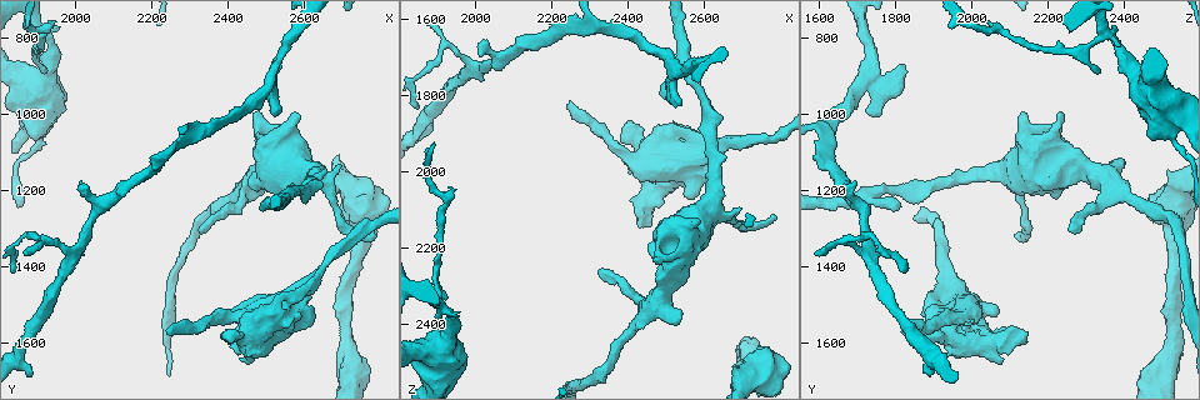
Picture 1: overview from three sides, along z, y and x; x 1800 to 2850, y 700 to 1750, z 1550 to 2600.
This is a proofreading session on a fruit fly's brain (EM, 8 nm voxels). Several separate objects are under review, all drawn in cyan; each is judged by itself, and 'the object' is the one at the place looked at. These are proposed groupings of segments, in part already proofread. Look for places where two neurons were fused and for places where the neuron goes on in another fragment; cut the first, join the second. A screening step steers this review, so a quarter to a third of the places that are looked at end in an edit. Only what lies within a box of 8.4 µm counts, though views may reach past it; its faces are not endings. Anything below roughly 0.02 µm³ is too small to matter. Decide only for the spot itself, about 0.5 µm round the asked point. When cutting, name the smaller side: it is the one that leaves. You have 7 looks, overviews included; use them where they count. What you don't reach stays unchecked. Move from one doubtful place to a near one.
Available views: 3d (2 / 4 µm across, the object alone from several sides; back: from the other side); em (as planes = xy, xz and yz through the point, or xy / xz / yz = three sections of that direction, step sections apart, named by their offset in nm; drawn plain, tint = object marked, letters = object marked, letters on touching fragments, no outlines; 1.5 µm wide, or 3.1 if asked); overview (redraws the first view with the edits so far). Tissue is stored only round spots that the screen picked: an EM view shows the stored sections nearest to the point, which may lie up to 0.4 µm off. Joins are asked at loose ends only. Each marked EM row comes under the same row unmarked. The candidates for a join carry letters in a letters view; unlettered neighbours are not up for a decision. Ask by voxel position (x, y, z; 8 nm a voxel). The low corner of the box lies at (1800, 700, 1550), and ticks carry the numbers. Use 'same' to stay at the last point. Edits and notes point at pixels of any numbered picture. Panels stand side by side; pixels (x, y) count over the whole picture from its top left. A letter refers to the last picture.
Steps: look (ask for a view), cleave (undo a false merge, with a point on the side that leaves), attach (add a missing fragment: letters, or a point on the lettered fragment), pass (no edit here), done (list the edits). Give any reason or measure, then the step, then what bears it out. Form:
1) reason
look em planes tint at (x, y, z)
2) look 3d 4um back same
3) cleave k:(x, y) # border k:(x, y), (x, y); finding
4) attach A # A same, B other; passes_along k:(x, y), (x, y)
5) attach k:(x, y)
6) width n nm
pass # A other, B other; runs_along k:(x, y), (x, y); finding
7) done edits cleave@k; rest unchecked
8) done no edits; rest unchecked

an open end
look 3d 2um at (2245, 1575, 1820)

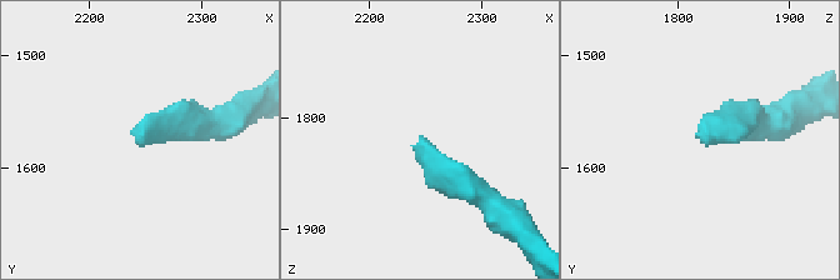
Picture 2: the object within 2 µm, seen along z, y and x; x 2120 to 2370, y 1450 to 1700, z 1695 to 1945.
look em planes letters at (2248, 1570, 1818)

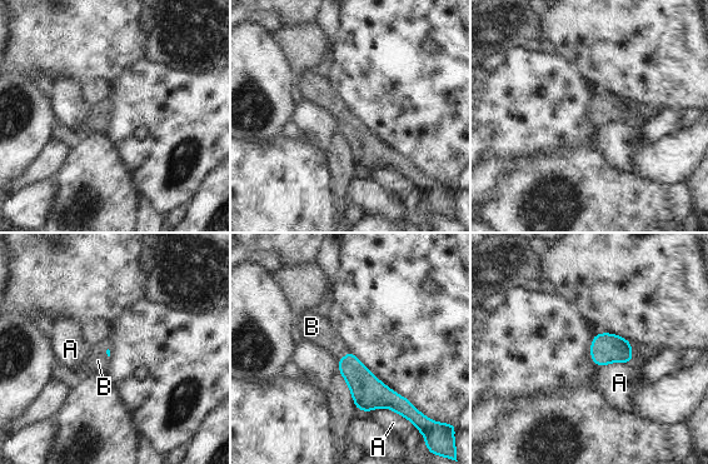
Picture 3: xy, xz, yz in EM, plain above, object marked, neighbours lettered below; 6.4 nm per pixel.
attach B # A other, B same; passes_along 3:(365, 388), (344, 357), (317, 329); the neuron continues

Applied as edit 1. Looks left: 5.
sharp bend
look em planes letters at (1920, 780, 2080)

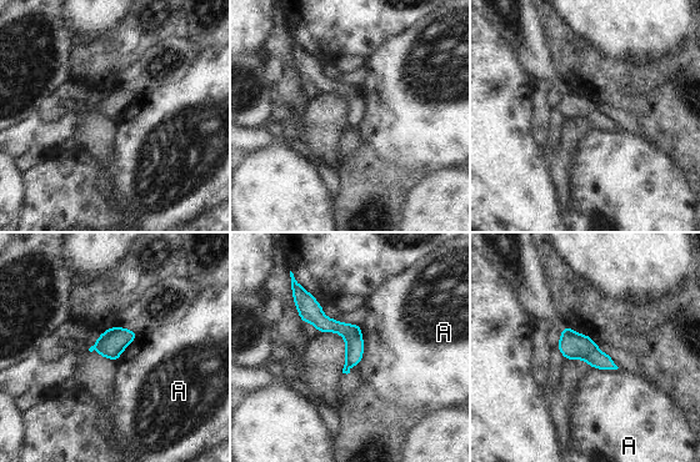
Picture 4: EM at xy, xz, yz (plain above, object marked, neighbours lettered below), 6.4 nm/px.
pass # A other; runs_along 4:(303, 295), (351, 340), (346, 370); one neuron here

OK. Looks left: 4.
a fork
look 3d 2um at (1900, 785, 2355)

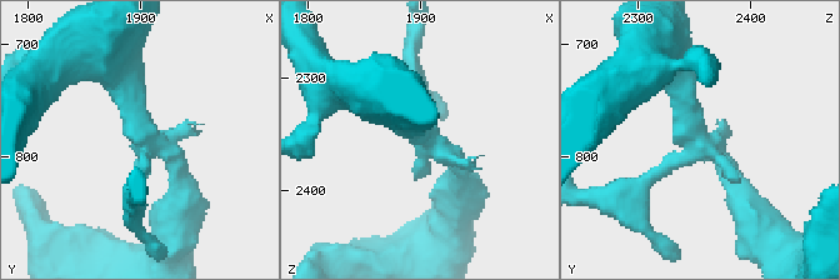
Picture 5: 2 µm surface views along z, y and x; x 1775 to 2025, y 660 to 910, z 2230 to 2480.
shape alone is not enough
look em planes tint at (1904, 786, 2350)

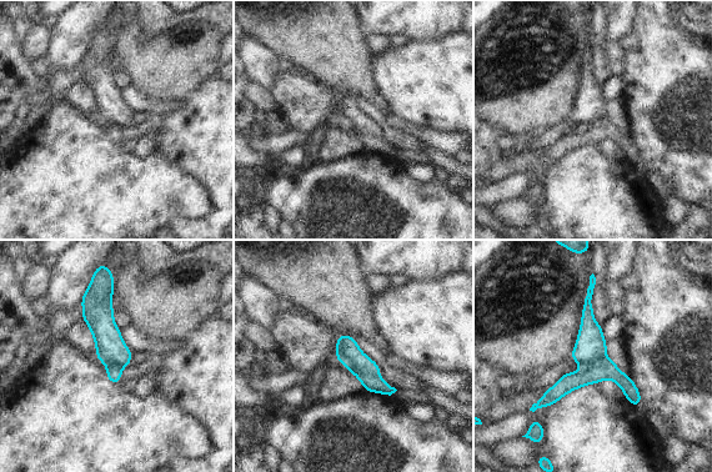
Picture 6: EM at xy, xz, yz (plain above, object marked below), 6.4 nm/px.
see the neighbours
look em planes letters same

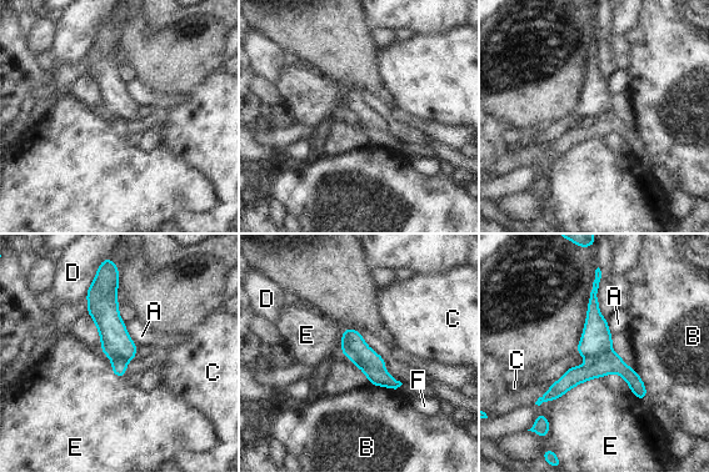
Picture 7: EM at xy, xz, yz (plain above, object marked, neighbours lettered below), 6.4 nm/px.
cleave 7:(353, 346) # A other, B other, C other, D other, E other, F other; border 7:(349, 358), (363, 366), (384, 371); a second neuron is stuck on

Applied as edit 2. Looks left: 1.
done edits attach@3, cleave@7; rest unchecked

